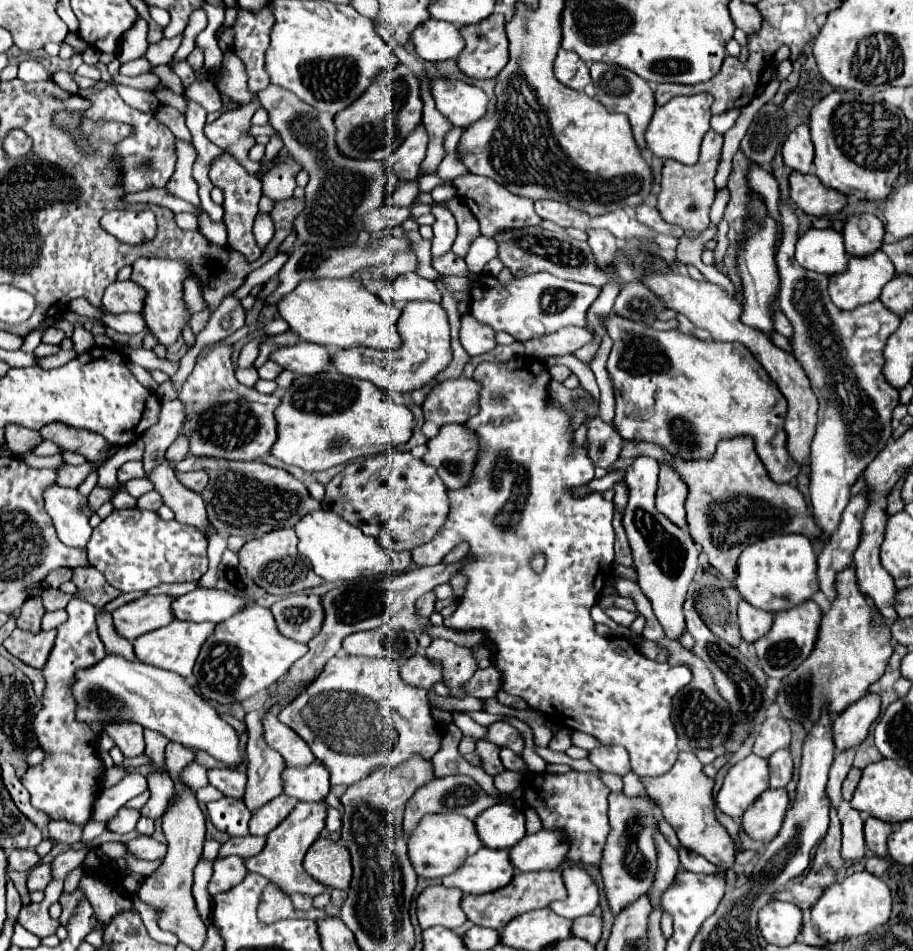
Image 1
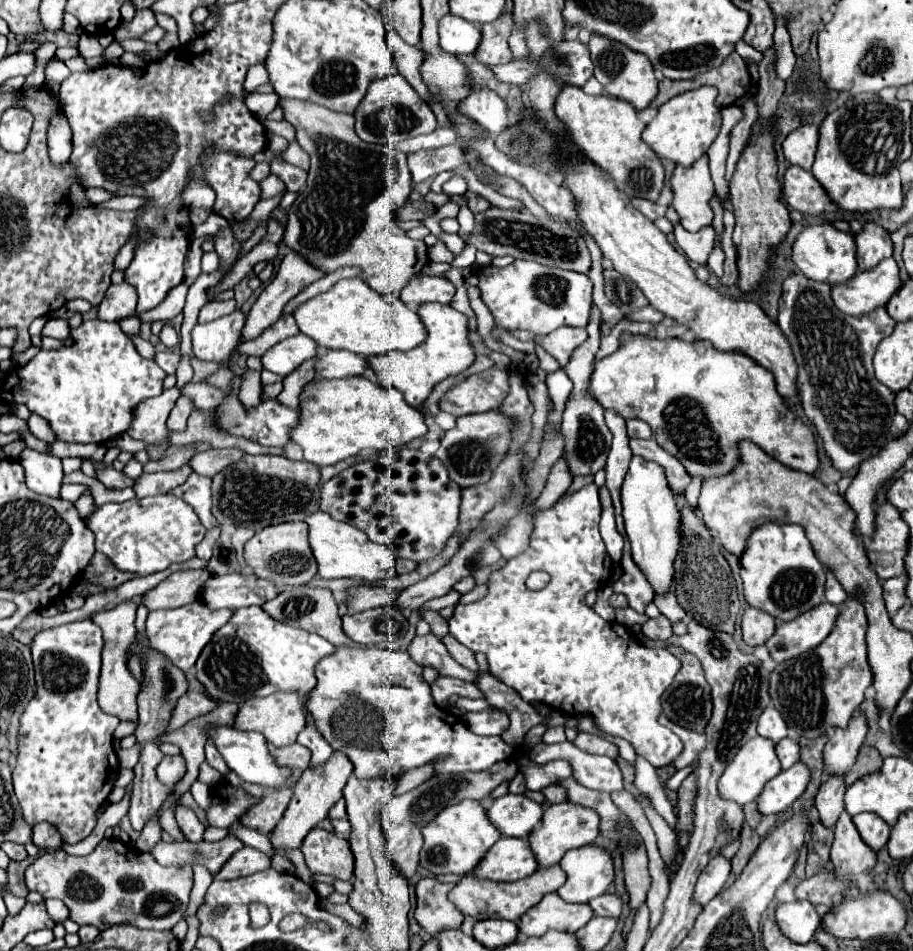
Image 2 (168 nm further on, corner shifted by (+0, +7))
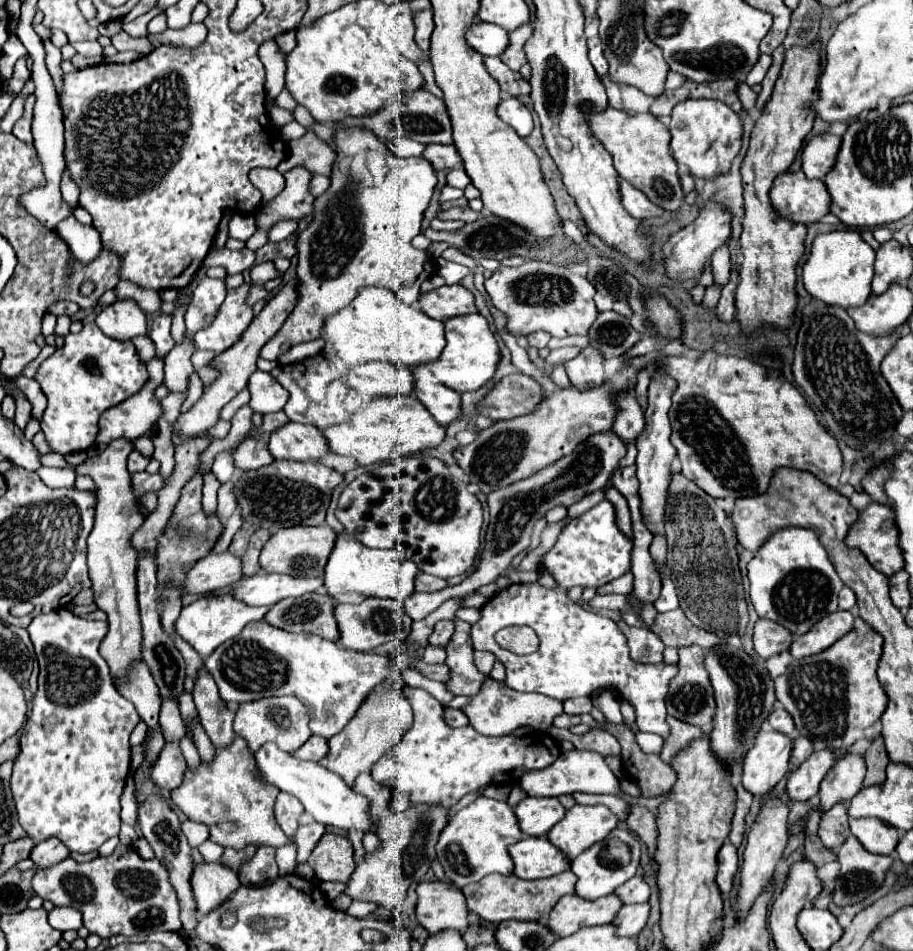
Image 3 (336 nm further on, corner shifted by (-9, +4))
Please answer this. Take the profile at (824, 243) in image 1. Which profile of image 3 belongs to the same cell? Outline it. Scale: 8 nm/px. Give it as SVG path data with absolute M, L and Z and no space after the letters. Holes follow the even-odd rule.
M831 231L821 233L815 237L811 245L809 259L803 265L803 285L807 293L815 299L821 299L829 305L841 305L843 309L863 305L871 295L871 279L873 279L873 263L875 263L875 251L861 239L859 231Z

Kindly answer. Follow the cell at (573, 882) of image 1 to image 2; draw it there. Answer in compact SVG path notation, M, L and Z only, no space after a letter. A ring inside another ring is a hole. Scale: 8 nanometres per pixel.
M586 844L580 848L572 848L564 854L564 858L560 860L560 866L568 874L568 880L558 890L558 894L566 902L590 902L592 898L604 894L614 880L614 860L612 860L610 850L604 846Z

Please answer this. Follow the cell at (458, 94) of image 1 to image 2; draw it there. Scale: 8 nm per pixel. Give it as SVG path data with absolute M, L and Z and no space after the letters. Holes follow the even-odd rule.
M474 86L472 94L460 102L460 112L476 120L492 136L498 136L502 130L512 126L508 120L508 104L496 92L488 88Z

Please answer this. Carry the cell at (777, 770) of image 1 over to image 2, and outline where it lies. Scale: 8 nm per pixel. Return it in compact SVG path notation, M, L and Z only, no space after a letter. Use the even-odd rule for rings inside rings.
M784 738L784 740L780 740L776 744L776 754L778 754L780 762L782 762L782 768L788 770L790 766L794 766L798 762L798 758L800 758L800 746L792 738Z

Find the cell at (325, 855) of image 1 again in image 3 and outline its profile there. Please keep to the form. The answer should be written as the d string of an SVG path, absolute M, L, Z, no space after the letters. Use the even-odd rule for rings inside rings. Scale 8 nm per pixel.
M325 833L315 845L309 865L315 869L315 875L321 881L349 881L357 867L351 841L337 833Z

